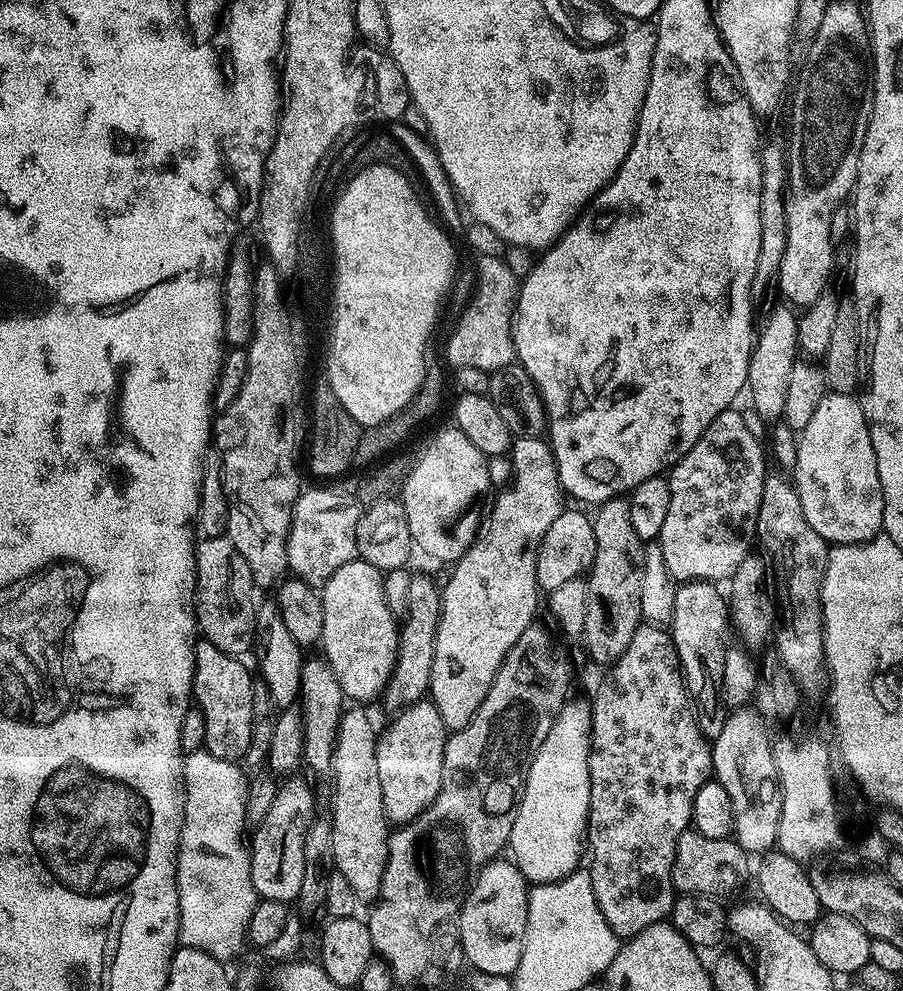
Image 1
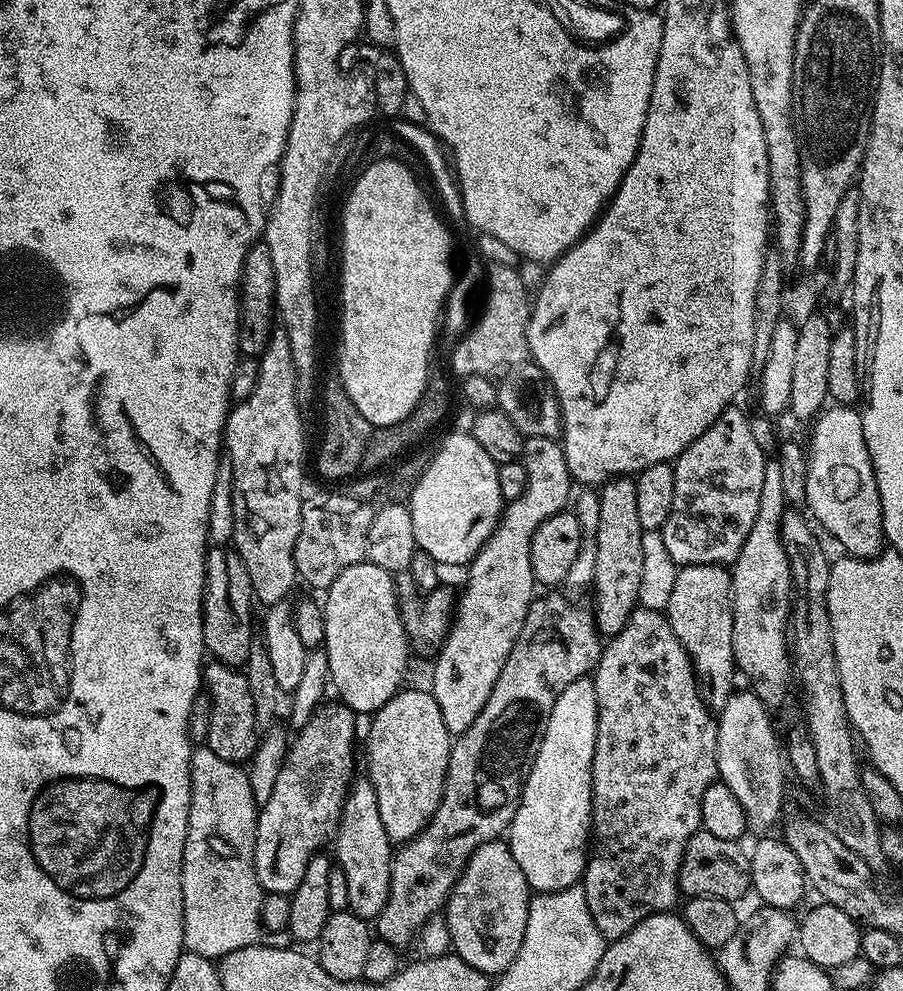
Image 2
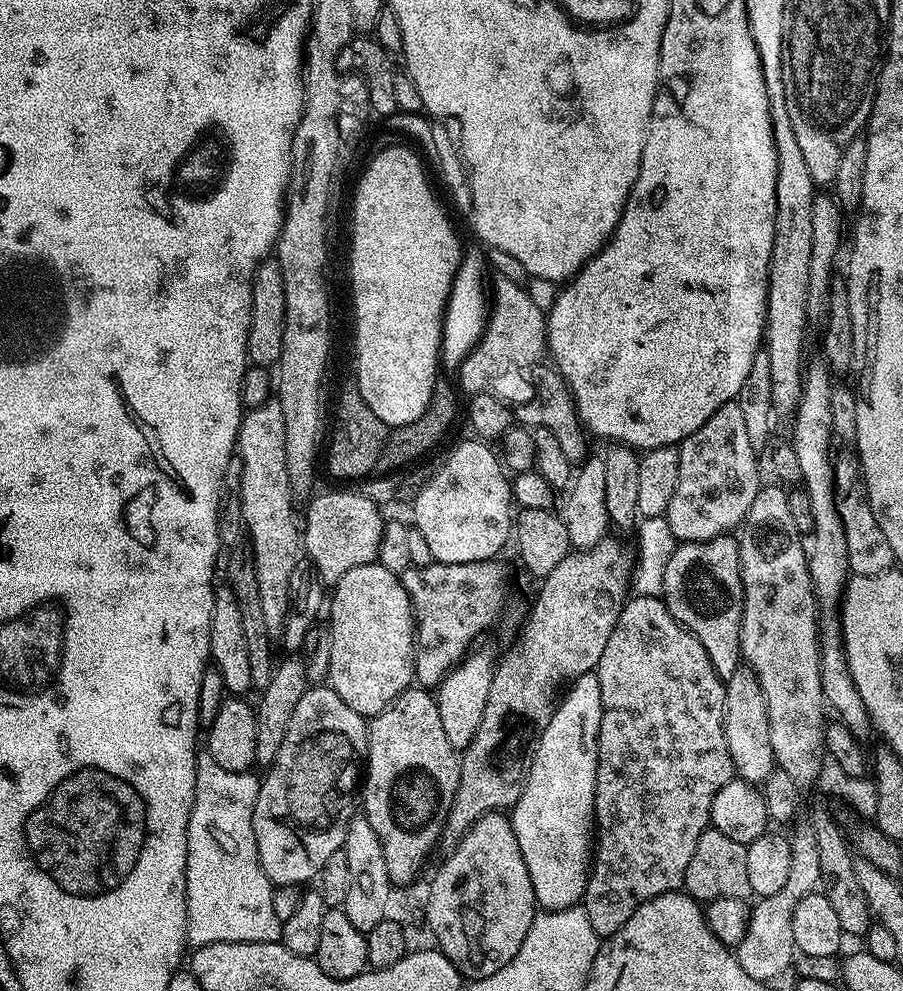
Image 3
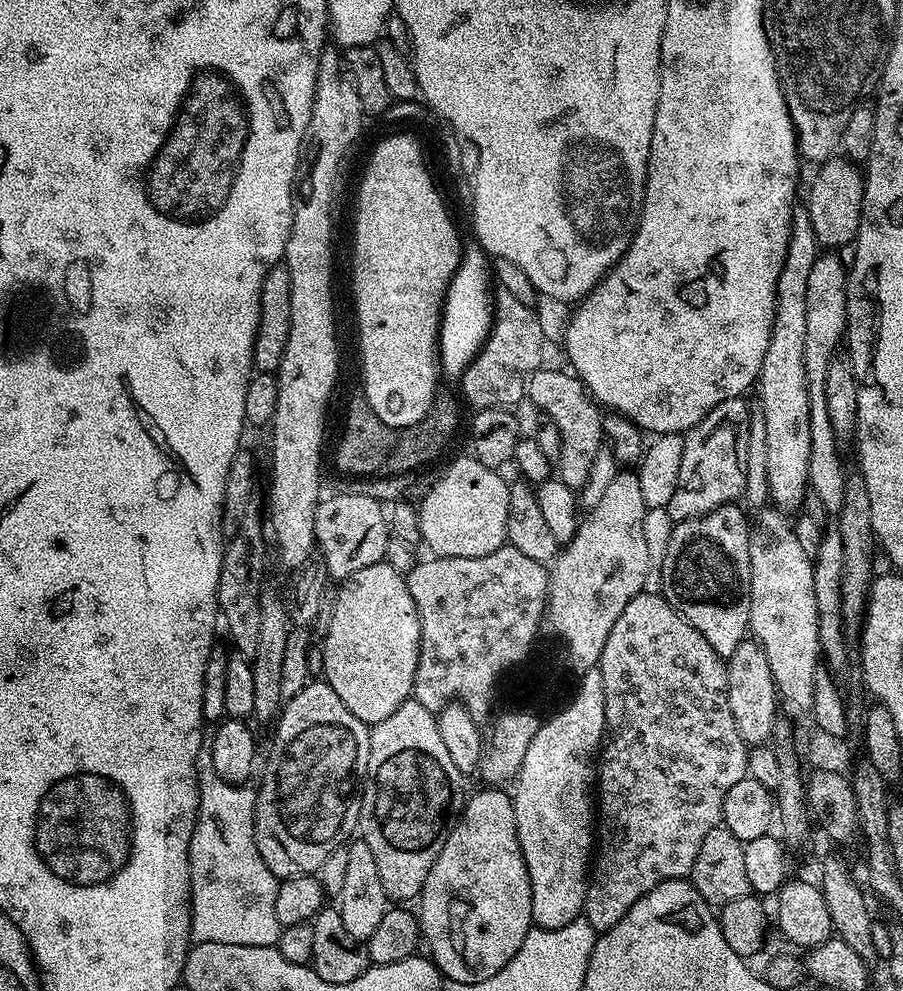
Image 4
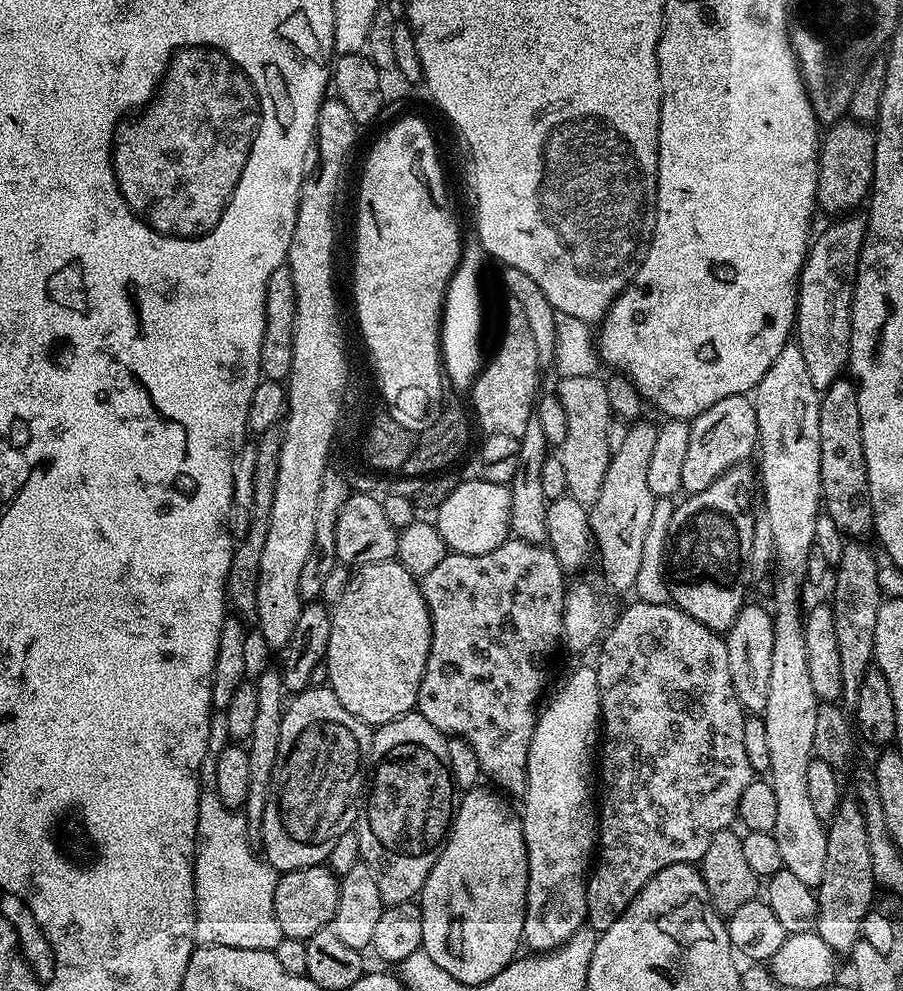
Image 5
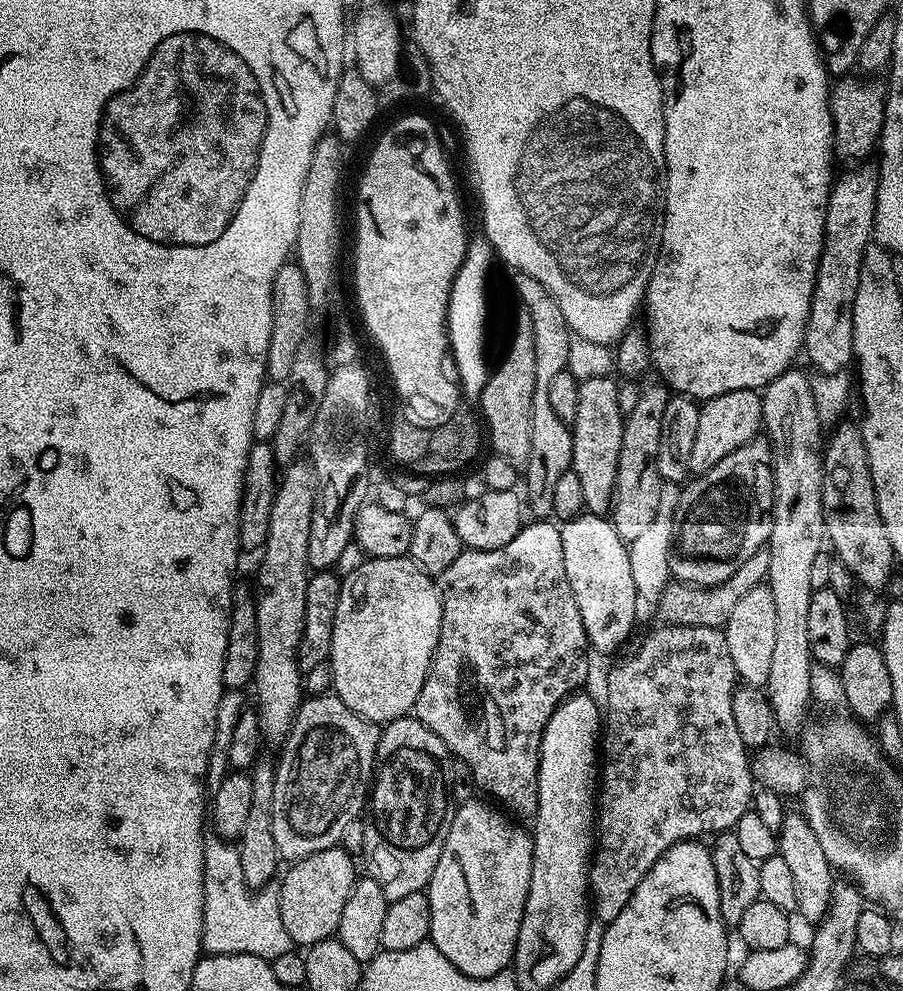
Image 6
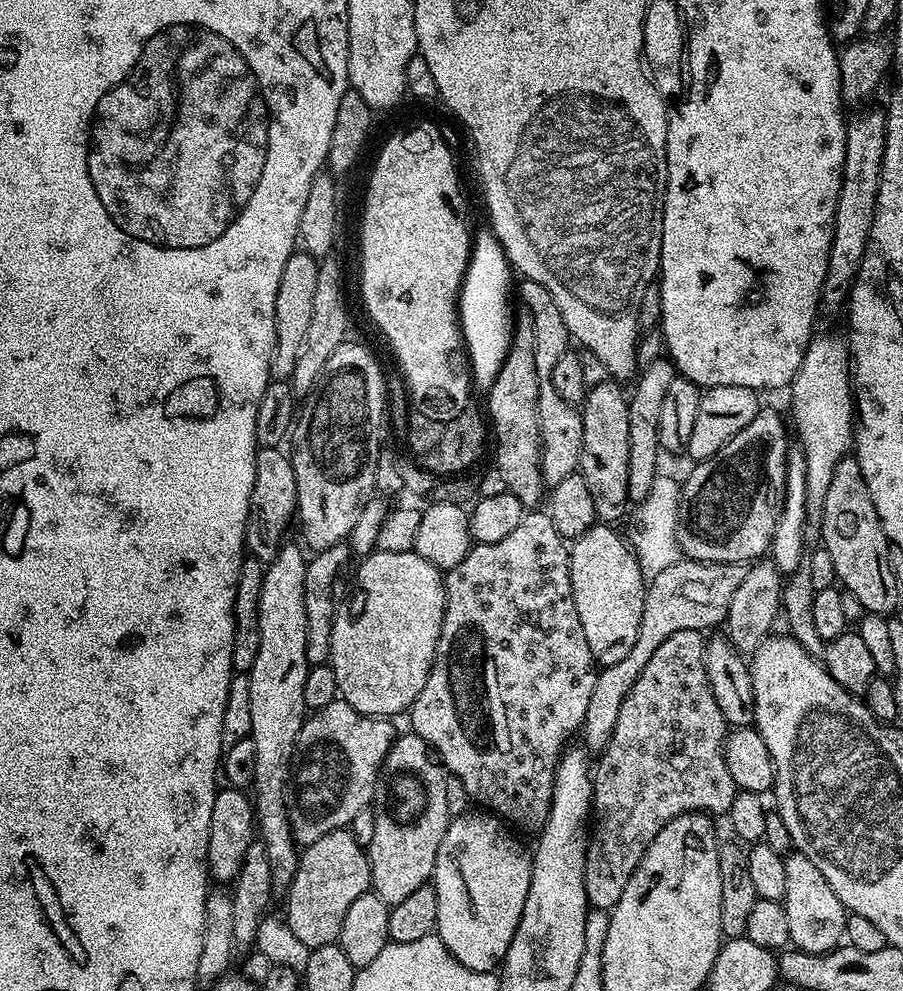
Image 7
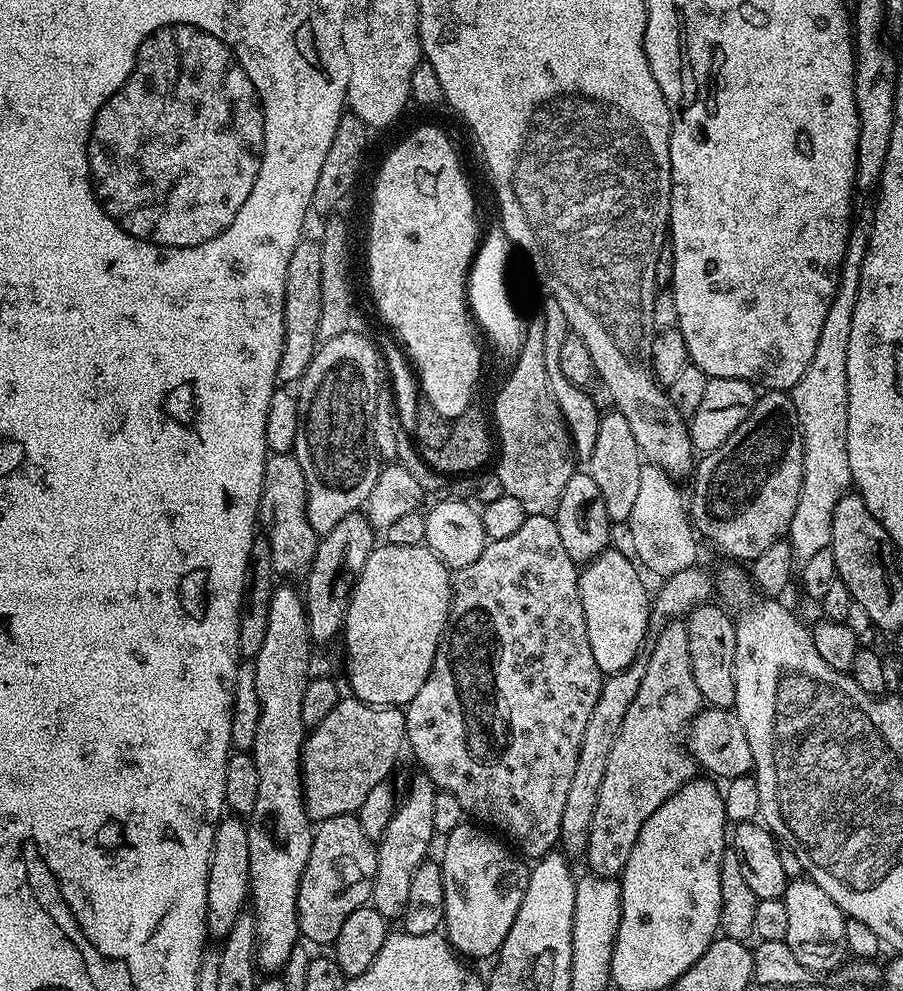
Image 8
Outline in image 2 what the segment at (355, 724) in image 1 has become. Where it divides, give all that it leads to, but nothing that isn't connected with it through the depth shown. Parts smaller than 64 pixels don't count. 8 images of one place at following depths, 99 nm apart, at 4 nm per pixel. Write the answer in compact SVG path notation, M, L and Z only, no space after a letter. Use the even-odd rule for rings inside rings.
M353 779L342 806L340 825L336 827L335 844L335 863L346 874L346 890L350 894L348 908L363 920L375 921L388 901L394 844L386 834L386 826L382 826L382 818L378 814L378 794L374 794L371 780Z

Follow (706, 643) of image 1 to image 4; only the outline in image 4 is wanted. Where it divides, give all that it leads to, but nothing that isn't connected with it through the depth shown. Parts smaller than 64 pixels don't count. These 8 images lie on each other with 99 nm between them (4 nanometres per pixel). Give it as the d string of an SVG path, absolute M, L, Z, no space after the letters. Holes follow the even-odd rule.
M739 503L723 504L718 510L699 516L697 520L673 523L670 542L660 567L660 592L665 600L714 646L717 654L727 657L749 635L750 622L750 520Z

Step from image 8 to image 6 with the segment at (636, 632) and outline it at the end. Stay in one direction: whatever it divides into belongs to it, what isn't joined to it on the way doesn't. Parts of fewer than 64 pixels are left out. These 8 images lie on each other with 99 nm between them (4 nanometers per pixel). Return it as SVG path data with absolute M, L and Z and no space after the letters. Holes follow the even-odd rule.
M573 516L563 521L559 530L566 578L570 578L570 590L574 590L574 602L578 602L591 651L616 652L636 624L638 601L630 574L629 545L614 530L611 519L602 516Z

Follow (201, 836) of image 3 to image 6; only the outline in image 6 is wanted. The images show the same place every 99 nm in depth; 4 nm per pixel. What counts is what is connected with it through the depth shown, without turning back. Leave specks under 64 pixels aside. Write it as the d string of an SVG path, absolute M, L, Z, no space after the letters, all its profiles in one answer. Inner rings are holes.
M212 834L207 837L204 846L204 921L202 922L203 951L209 956L218 954L254 954L266 961L278 958L278 954L293 951L294 945L286 926L282 926L279 887L269 886L255 890L246 886L246 877L242 874L242 858L235 843L225 842Z

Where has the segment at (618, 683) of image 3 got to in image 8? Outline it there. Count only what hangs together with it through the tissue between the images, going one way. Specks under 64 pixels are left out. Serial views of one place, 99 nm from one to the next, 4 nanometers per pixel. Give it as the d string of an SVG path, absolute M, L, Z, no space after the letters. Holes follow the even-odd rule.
M678 619L665 624L662 631L655 633L651 644L646 675L642 677L642 686L638 686L634 702L630 702L630 710L626 710L626 718L622 718L622 730L618 730L618 738L614 738L610 759L606 761L606 774L602 777L602 790L598 790L598 806L590 822L590 855L587 860L592 867L589 869L597 876L619 877L630 858L630 850L634 850L634 842L638 842L642 826L646 826L646 818L650 818L650 814L654 814L654 810L658 810L658 806L662 806L662 802L666 802L666 798L674 795L682 785L689 784L698 776L696 759L688 751L686 743L691 722L702 707L698 685L694 683L694 670L690 670L690 634L687 623Z

